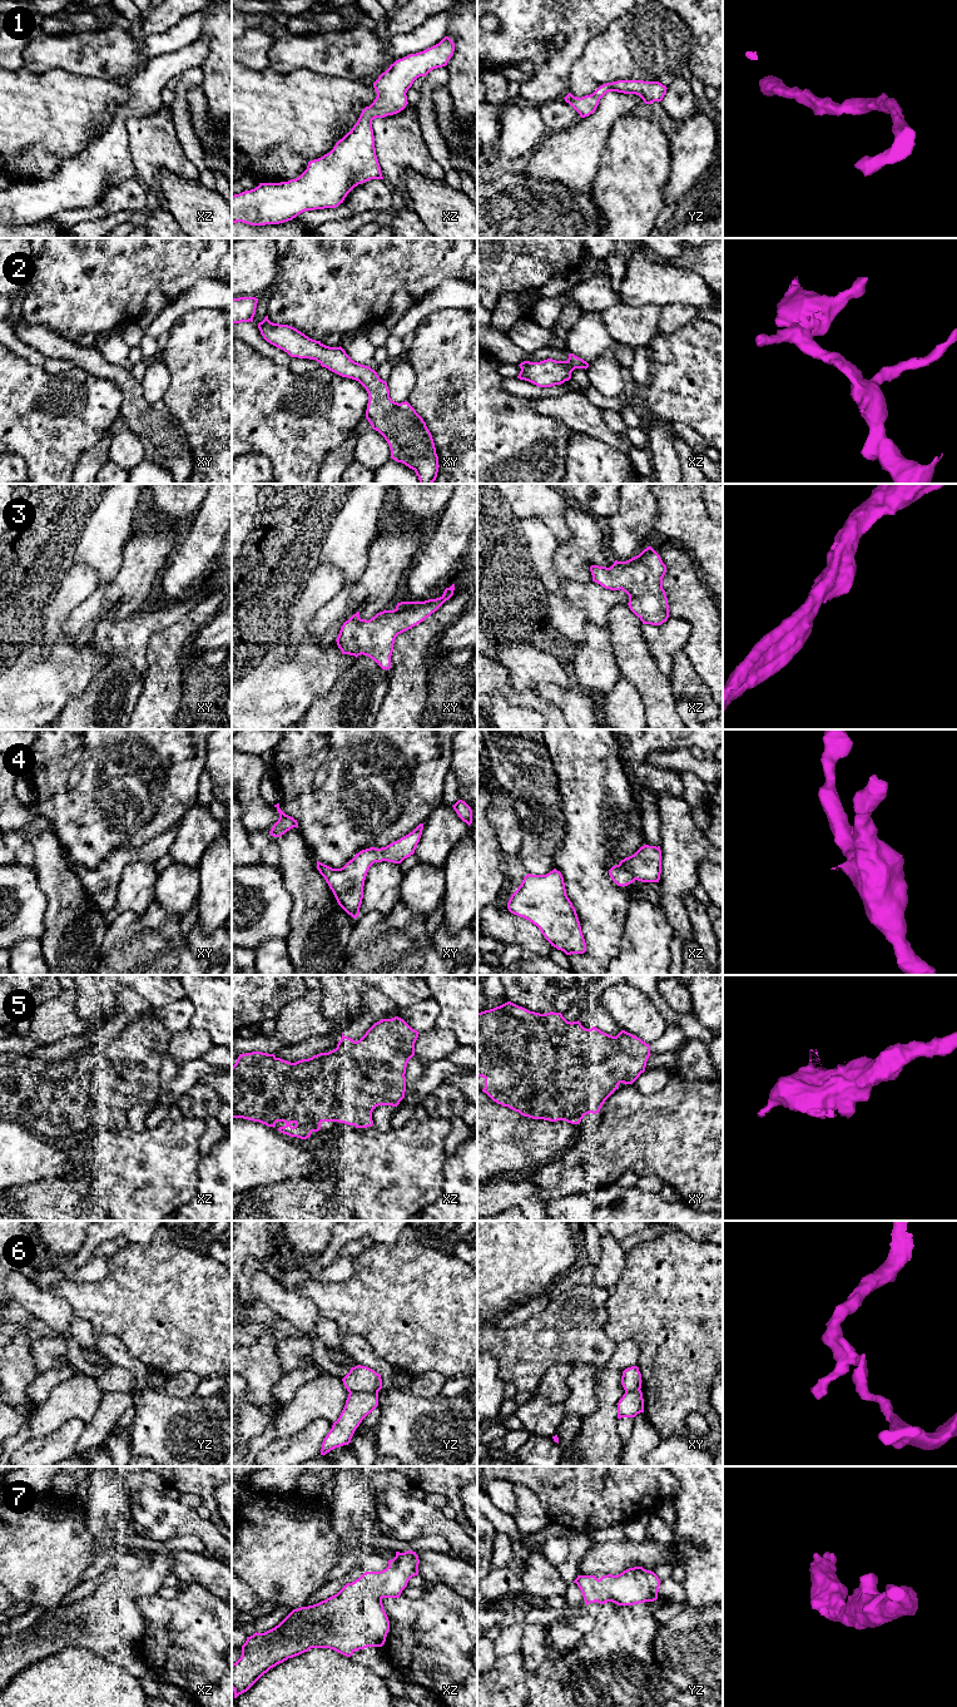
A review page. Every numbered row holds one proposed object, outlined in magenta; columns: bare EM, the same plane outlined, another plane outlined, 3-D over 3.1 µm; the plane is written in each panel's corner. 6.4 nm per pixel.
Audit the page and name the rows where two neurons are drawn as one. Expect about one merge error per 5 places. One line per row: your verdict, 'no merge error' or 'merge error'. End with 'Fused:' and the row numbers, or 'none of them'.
1: no merge error
2: no merge error
3: no merge error
4: no merge error
5: no merge error
6: merge error
7: no merge error
Fused: 6

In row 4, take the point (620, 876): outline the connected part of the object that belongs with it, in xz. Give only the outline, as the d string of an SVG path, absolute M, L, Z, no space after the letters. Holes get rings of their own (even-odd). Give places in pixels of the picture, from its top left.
M641 846L634 855L625 857L609 870L611 880L618 886L628 886L635 880L659 882L661 874L660 846Z

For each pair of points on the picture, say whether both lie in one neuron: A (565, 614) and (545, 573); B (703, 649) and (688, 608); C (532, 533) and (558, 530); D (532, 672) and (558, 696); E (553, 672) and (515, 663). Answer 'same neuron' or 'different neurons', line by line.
A: different neurons
B: same neuron
C: different neurons
D: different neurons
E: same neuron

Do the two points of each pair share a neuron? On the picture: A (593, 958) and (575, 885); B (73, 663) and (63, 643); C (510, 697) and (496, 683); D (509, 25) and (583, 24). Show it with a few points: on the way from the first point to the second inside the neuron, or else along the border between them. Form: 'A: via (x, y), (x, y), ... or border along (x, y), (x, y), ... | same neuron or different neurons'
A: via (594, 940), (593, 903) | same neuron
B: via (70, 658), (63, 648) | same neuron
C: via (506, 693), (500, 687) | same neuron
D: via (527, 24), (564, 24) | same neuron

